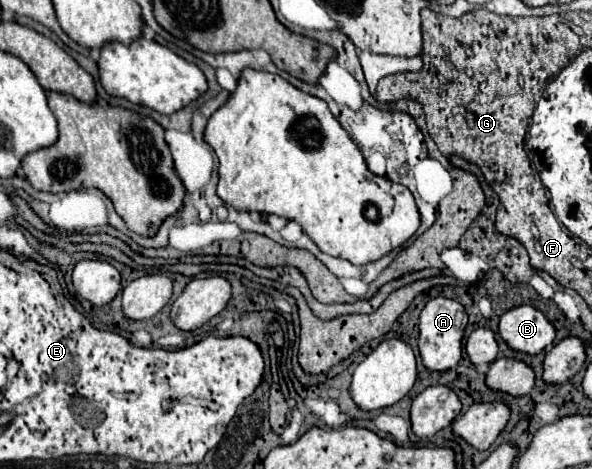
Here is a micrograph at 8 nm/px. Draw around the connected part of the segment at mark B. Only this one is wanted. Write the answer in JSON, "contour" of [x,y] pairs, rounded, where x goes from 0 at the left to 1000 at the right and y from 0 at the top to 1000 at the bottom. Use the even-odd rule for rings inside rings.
{"contour":[[[877,650],[846,672],[843,714],[863,744],[904,757],[934,731],[938,697],[900,650]]]}

